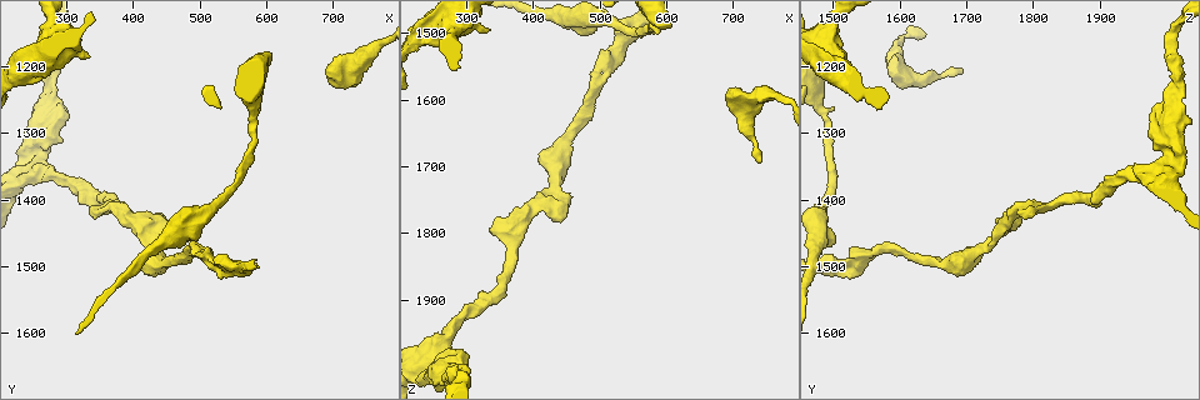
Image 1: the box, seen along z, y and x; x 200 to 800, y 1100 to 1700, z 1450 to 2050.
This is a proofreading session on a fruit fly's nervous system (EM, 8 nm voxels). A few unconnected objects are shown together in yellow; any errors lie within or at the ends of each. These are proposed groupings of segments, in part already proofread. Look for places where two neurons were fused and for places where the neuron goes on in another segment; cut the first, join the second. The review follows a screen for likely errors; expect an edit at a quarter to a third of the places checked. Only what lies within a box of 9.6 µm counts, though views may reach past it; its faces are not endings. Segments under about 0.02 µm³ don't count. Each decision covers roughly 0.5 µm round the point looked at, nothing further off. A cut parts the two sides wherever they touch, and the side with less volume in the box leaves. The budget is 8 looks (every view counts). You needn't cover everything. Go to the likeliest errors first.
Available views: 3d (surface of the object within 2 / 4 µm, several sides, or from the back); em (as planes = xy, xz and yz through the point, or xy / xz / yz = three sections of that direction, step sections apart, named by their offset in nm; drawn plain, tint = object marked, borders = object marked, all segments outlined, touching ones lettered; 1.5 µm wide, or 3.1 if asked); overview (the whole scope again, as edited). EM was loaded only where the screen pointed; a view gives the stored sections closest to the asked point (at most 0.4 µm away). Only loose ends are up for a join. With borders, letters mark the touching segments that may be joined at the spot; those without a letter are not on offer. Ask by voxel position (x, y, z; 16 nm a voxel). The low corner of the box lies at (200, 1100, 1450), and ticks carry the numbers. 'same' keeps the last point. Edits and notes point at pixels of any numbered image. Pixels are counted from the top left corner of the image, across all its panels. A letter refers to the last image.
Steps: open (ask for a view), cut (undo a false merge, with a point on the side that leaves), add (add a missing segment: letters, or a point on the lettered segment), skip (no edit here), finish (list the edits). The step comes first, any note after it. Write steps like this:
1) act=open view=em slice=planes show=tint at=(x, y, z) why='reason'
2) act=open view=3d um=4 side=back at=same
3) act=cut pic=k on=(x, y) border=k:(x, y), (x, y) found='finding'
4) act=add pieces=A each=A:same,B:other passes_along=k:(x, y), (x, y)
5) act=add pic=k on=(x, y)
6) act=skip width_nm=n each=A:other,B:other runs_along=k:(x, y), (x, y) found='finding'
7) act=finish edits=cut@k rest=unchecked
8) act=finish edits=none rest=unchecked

act=open view=em um=3.1 slice=xy step=8 show=borders at=(740, 1205, 1695) why='branch stops here'

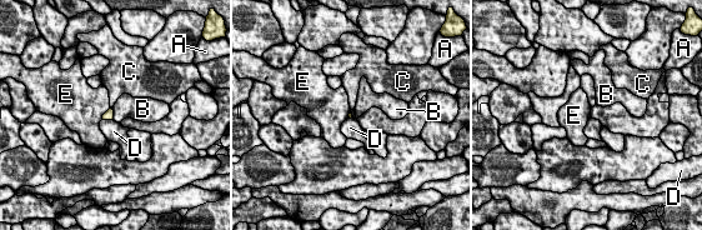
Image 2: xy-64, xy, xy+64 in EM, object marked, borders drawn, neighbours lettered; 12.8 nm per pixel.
act=open view=em um=3.1 slice=planes show=borders at=same why='cut it another way'

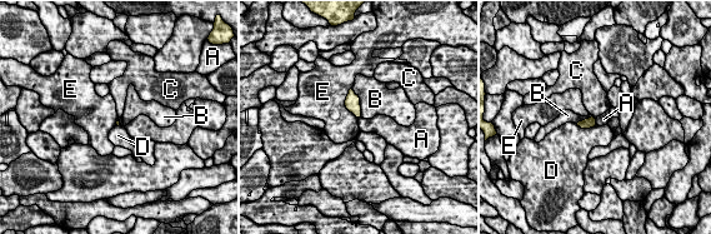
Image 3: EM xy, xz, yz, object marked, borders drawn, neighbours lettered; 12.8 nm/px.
act=skip each=A:other,B:other,C:other,D:other,E:other border=3:(595, 118), (597, 124) found='no lettered segment goes on from it'

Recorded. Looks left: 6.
act=open view=em slice=planes show=borders at=(605, 1180, 1485) why='an open end'

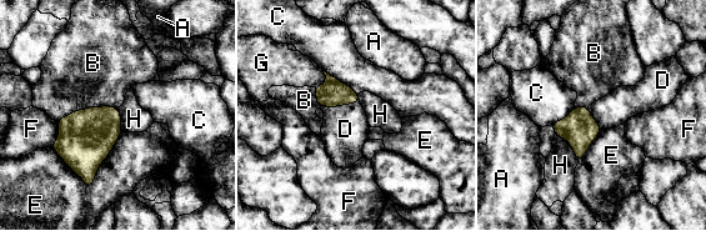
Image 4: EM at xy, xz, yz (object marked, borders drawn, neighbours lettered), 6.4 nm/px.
act=add pieces=D each=A:other,B:other,C:other,D:same,E:other,F:other,G:other,H:other passes_along=4:(334, 93), (344, 104), (345, 129) found='the neuron continues'

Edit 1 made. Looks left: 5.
act=open view=overview

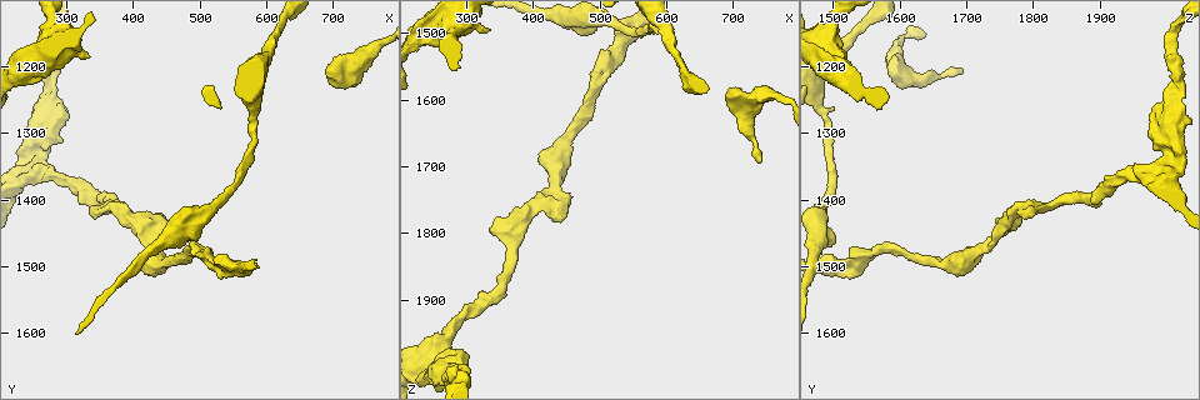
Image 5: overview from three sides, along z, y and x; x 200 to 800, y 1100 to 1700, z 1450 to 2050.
act=open view=3d um=2 at=(305, 1275, 1980) why='thick end'

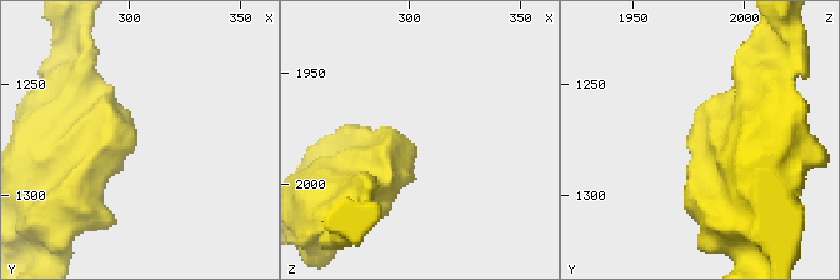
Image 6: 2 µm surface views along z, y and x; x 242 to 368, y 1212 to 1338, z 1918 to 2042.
act=open view=em slice=xy step=8 show=borders at=(304, 1273, 1983)

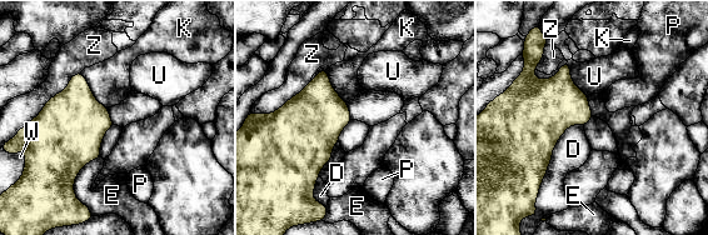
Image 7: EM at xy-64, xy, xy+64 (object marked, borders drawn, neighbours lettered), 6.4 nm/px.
act=skip each=D:other,E:other,K:other,P:other,U:other,W:other,Z:other border=7:(80, 73), (91, 94), (108, 109) found='no lettered segment goes on from it'

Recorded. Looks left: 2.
act=finish edits=add@4 rest=unchecked

